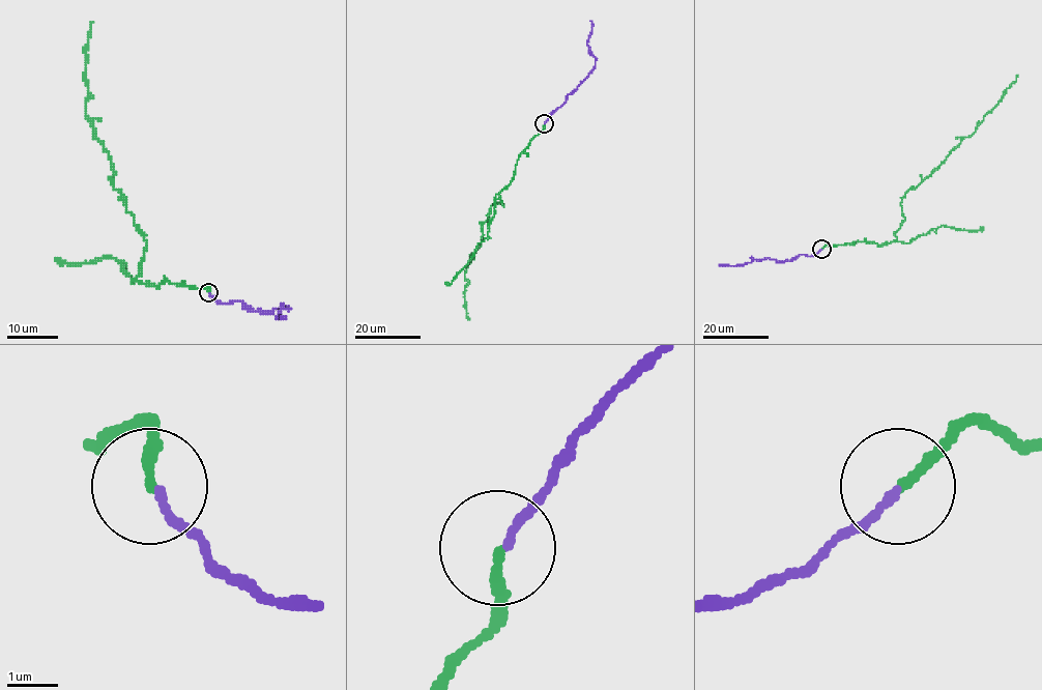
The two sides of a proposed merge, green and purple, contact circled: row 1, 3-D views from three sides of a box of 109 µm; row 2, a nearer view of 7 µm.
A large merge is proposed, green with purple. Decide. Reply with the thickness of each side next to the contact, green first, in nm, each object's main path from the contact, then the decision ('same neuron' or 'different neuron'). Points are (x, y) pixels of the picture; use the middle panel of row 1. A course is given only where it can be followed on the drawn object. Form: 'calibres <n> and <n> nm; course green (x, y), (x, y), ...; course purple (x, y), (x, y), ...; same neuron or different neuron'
calibres 180 and 140 nm; course green (544, 123), (496, 194), (503, 206), (493, 203), (482, 225), (464, 274), (468, 319); course purple (544, 123), (594, 67), (596, 59), (587, 45), (592, 25), (590, 21); same neuron

